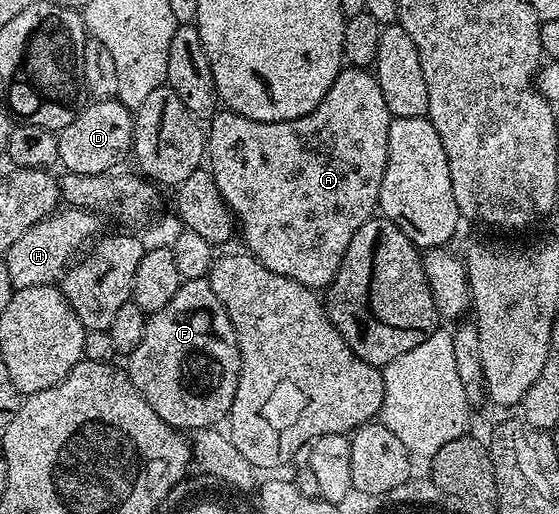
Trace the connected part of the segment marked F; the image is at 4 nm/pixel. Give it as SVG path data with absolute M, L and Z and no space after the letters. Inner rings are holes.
M188 278L180 281L173 300L155 313L159 318L159 356L155 356L155 372L147 372L143 388L137 388L141 396L161 416L161 420L184 432L198 432L219 424L231 412L231 405L237 392L241 356L237 344L237 332L213 288L206 278Z

